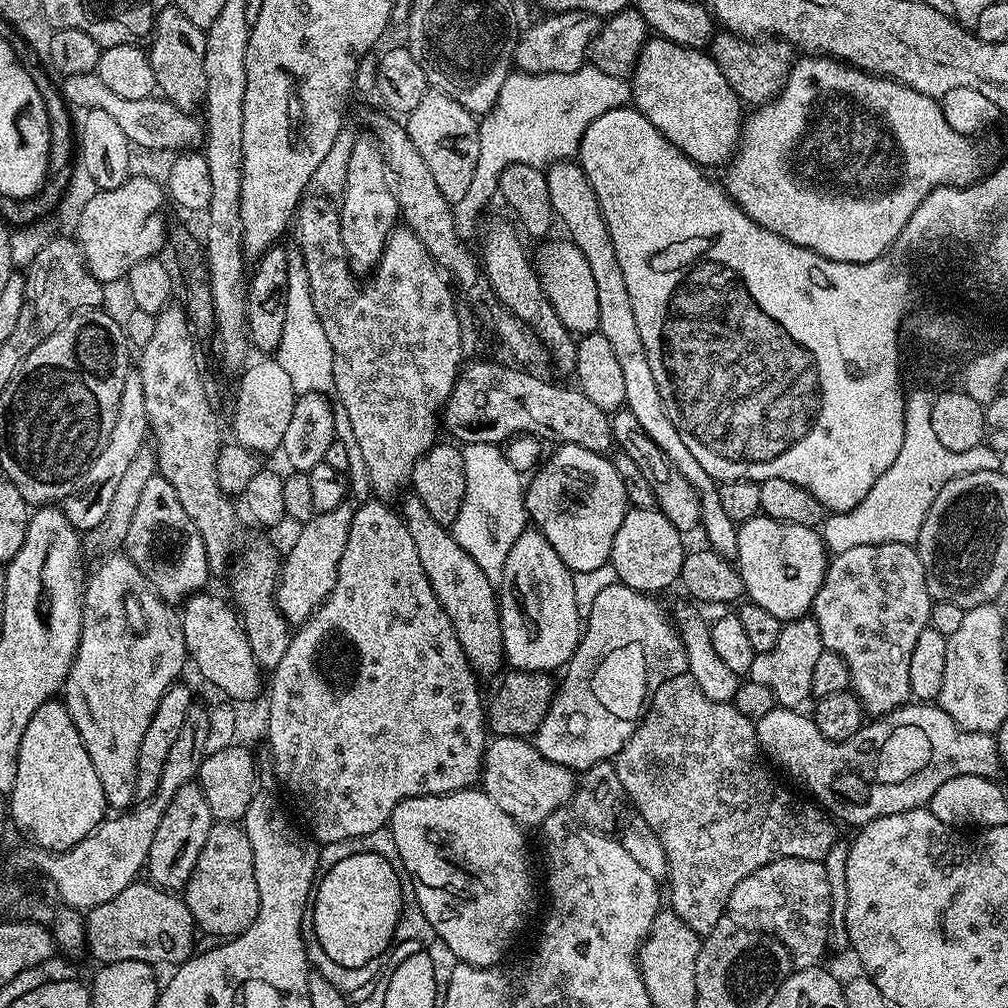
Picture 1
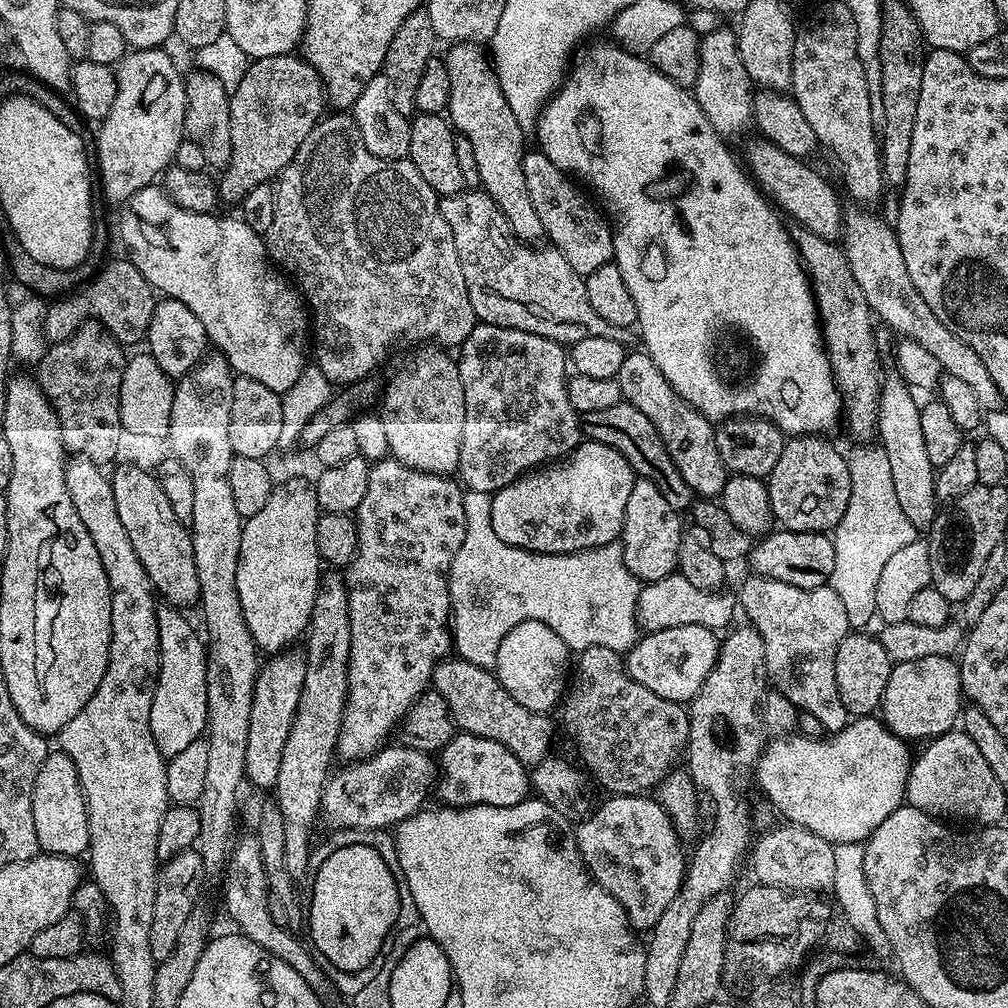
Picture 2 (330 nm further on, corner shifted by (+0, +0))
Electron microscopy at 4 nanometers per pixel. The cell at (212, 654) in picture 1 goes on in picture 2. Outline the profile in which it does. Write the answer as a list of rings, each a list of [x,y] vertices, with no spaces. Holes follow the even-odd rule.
[[[119,464],[110,472],[114,506],[118,506],[118,519],[126,529],[126,538],[130,538],[134,546],[134,554],[138,554],[138,562],[142,562],[153,589],[162,600],[164,595],[165,605],[181,610],[187,609],[187,604],[195,605],[200,599],[200,591],[189,525],[174,514],[170,498],[166,498],[166,490],[162,490],[151,471],[147,472],[136,464]]]

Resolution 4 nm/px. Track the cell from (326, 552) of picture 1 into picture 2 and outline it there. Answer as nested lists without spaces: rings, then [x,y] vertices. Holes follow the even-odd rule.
[[[288,650],[275,655],[268,665],[256,673],[256,685],[252,687],[250,706],[250,742],[246,746],[247,783],[256,788],[275,789],[278,766],[282,766],[282,752],[286,750],[286,740],[294,726],[298,702],[302,698],[302,686],[306,678],[306,666],[299,651]]]

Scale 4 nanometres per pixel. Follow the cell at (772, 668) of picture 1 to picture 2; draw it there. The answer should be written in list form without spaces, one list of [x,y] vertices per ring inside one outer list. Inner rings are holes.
[[[748,574],[740,584],[738,608],[741,613],[748,615],[745,616],[747,623],[756,628],[758,634],[762,634],[771,687],[785,695],[805,717],[813,716],[825,728],[825,733],[841,732],[850,723],[846,706],[842,706],[842,698],[838,698],[838,678],[834,678],[834,658],[838,654],[838,646],[850,631],[842,598],[838,598],[838,594],[834,594],[830,586],[806,590],[790,586],[790,582],[778,582],[774,578]]]

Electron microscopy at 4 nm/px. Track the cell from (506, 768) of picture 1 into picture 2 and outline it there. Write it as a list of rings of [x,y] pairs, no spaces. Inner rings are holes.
[[[385,746],[370,758],[349,763],[329,779],[319,815],[333,829],[391,829],[425,807],[424,799],[434,788],[434,760],[427,752],[407,746]]]

